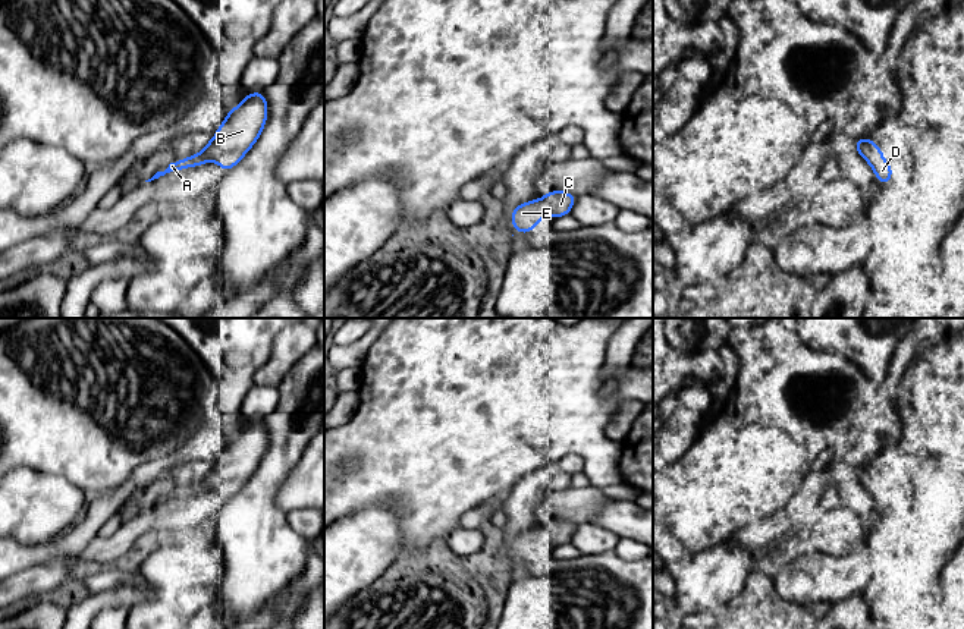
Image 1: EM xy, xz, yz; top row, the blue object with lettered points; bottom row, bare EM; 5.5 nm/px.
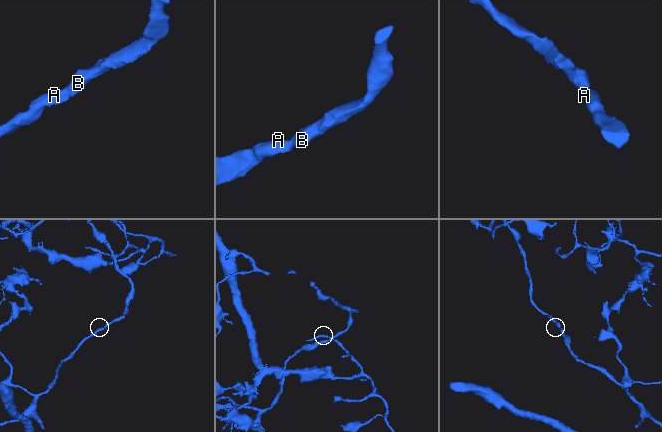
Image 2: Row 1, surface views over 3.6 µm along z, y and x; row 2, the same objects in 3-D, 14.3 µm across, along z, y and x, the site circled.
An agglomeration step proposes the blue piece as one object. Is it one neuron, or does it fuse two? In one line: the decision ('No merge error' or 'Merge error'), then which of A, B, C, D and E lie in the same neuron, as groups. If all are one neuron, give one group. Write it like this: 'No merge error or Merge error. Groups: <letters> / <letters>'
No merge error. Groups: A B C D E

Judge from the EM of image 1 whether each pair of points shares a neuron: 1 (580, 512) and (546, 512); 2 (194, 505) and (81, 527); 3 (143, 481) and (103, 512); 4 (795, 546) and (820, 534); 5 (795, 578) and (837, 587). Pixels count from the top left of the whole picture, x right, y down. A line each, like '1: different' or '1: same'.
1: same
2: different
3: same
4: different
5: same

